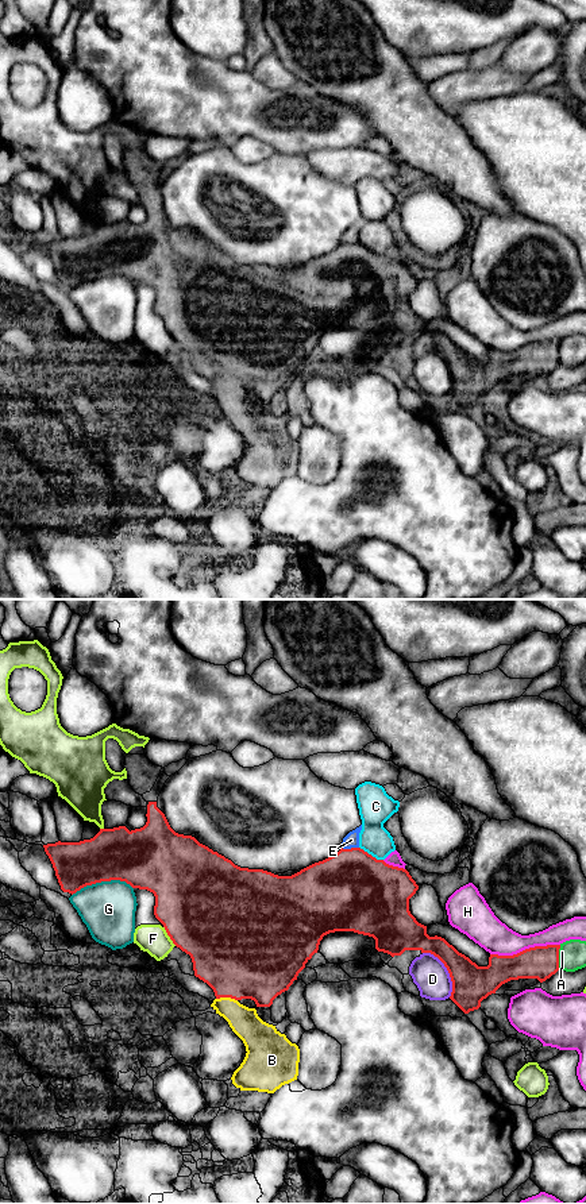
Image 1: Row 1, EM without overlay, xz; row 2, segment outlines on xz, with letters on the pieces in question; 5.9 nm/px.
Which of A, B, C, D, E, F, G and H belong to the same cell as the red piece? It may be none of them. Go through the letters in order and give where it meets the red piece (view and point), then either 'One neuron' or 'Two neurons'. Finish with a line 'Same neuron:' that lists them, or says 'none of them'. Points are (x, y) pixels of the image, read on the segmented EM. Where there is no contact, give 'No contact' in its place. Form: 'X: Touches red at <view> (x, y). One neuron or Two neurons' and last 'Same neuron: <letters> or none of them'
A: Touches red at xz (558, 957). Two neurons
B: Touches red at xz (227, 996). One neuron
C: Touches red at xz (370, 855). Two neurons
D: Touches red at xz (447, 969). Two neurons
E: Touches red at xz (351, 848). Two neurons
F: Touches red at xz (168, 934). Two neurons
G: Touches red at xz (101, 880). Two neurons
H: Touches red at xz (525, 949). Two neurons
Same neuron: B

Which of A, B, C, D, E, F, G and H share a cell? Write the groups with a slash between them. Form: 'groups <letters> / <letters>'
groups A / B / C / D / E / F / G / H

